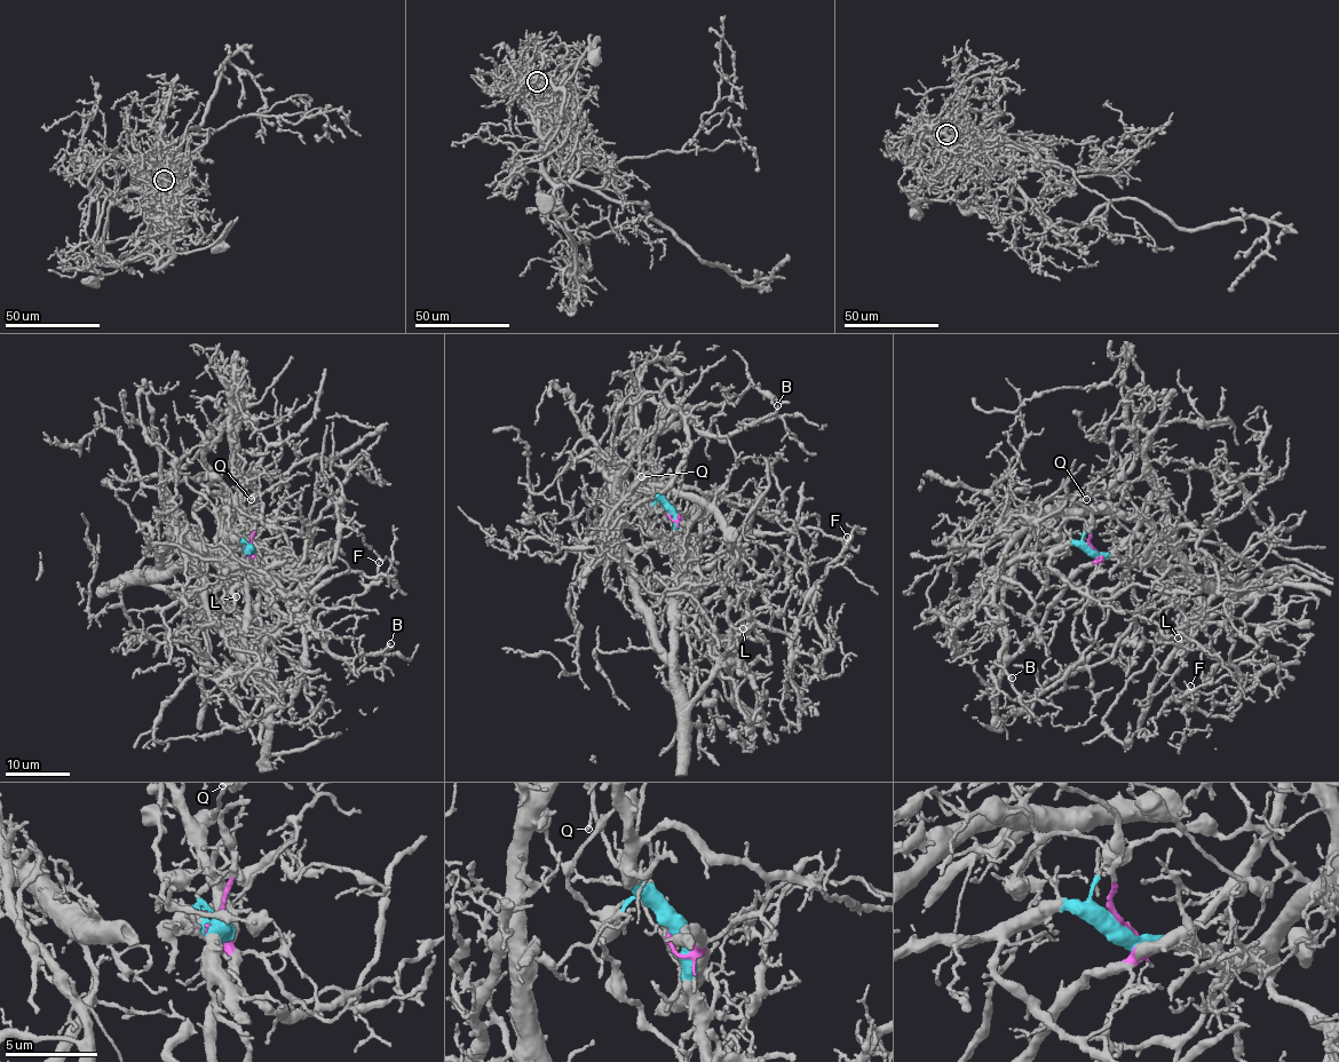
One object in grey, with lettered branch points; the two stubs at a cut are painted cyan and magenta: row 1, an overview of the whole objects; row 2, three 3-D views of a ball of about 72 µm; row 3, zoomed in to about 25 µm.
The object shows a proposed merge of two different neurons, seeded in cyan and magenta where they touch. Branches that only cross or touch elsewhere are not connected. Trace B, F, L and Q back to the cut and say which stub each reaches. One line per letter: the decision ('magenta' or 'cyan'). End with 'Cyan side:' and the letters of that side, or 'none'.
B: cyan
F: cyan
L: cyan
Q: magenta
Cyan side: B, F, L

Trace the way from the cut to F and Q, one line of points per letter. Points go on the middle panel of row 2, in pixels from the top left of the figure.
F: (668, 509), (683, 573), (674, 659), (690, 700), (755, 611), (782, 613), (793, 635), (847, 536)
Q: (668, 509), (663, 497), (650, 486), (640, 459), (641, 477)

